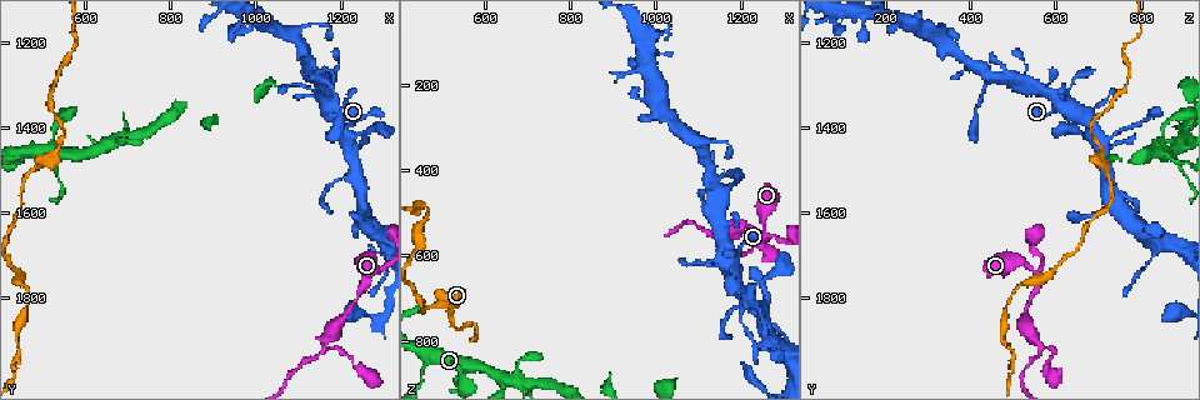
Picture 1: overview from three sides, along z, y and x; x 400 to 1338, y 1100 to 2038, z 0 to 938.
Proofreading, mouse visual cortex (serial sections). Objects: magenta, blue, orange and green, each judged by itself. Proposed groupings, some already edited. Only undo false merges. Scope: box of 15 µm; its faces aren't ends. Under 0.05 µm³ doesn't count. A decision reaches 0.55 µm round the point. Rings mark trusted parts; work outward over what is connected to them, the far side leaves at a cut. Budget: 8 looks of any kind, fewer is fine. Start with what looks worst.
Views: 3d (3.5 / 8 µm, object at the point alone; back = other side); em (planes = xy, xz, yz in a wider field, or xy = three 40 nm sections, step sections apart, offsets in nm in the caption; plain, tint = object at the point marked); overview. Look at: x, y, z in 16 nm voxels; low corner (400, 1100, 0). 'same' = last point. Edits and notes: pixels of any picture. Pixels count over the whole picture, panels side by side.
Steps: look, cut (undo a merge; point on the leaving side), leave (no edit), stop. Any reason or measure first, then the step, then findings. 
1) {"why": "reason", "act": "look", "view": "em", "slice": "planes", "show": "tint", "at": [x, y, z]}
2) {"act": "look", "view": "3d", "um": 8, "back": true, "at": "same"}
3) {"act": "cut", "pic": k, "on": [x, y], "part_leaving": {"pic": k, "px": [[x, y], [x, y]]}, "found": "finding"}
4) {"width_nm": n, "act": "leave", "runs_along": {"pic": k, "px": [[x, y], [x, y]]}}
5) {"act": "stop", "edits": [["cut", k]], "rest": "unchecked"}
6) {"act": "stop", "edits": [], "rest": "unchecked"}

{"why": "looks like a crossing", "act": "look", "view": "3d", "um": 3.5, "at": [665, 1430, 895]}

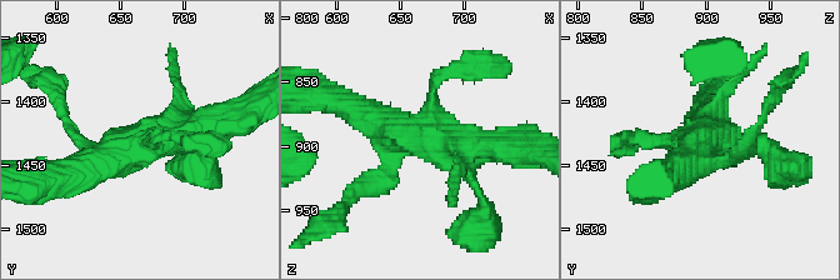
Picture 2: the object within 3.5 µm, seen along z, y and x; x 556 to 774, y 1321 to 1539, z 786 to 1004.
{"act": "look", "view": "em", "slice": "planes", "show": "tint", "at": [670, 1432, 890]}

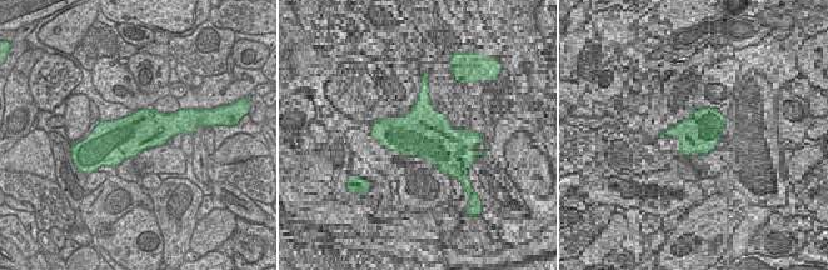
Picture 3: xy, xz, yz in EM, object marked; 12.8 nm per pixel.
{"act": "leave", "found": "one cell here"}

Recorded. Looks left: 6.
{"why": "three-way junction", "act": "look", "view": "3d", "um": 8, "at": [1260, 1730, 550]}

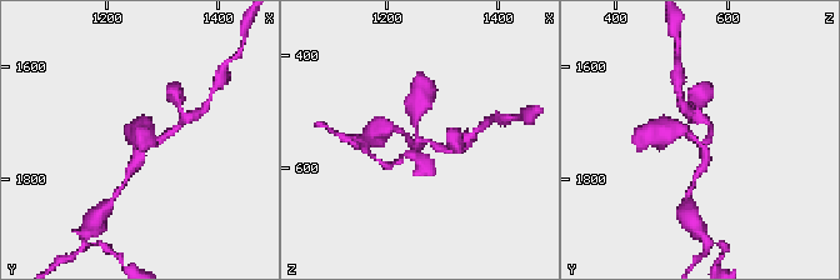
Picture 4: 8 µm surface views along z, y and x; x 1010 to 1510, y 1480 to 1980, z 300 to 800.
{"arms": 3, "arm_widths_nm": [200, 250, 300], "why": "now the EM", "act": "look", "view": "em", "slice": "planes", "show": "tint", "at": [1255, 1735, 550]}

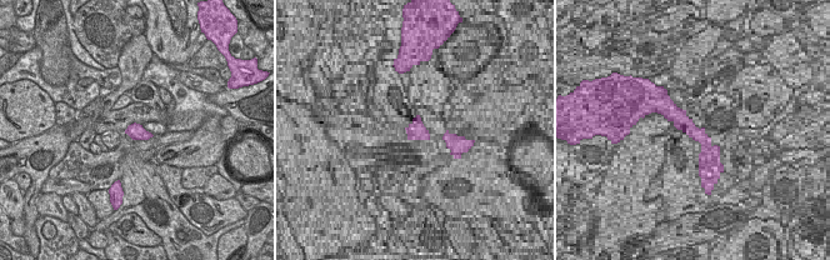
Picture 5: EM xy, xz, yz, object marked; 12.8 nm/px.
{"width_nm": 200, "act": "leave", "runs_along": {"pic": 4, "px": [[666, 131], [701, 145], [698, 174]]}, "found": "one cell here"}

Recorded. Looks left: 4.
{"why": "thin arm on a thick one", "act": "look", "view": "3d", "um": 3.5, "at": [1160, 1910, 565]}

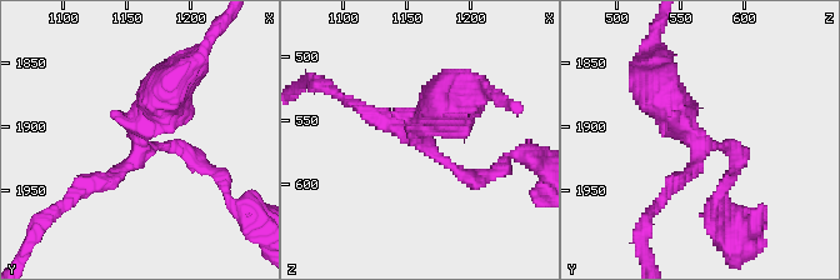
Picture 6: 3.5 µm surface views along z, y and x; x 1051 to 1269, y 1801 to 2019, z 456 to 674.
{"arms": 3, "arm_widths_nm": [200, 200, 600], "why": "now the EM", "act": "look", "view": "em", "slice": "xy", "step": 5, "show": "tint", "at": [1160, 1912, 564]}

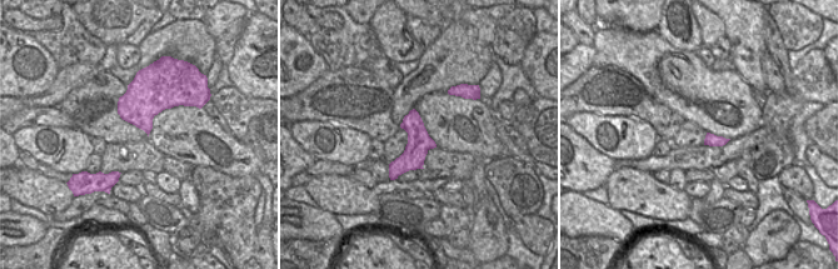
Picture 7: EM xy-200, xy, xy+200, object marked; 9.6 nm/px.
{"act": "leave", "runs_along": {"pic": 7, "px": [[413, 113], [414, 153], [393, 175]]}, "found": "all the same cell"}

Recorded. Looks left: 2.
{"act": "stop", "edits": [], "rest": "unchecked"}

